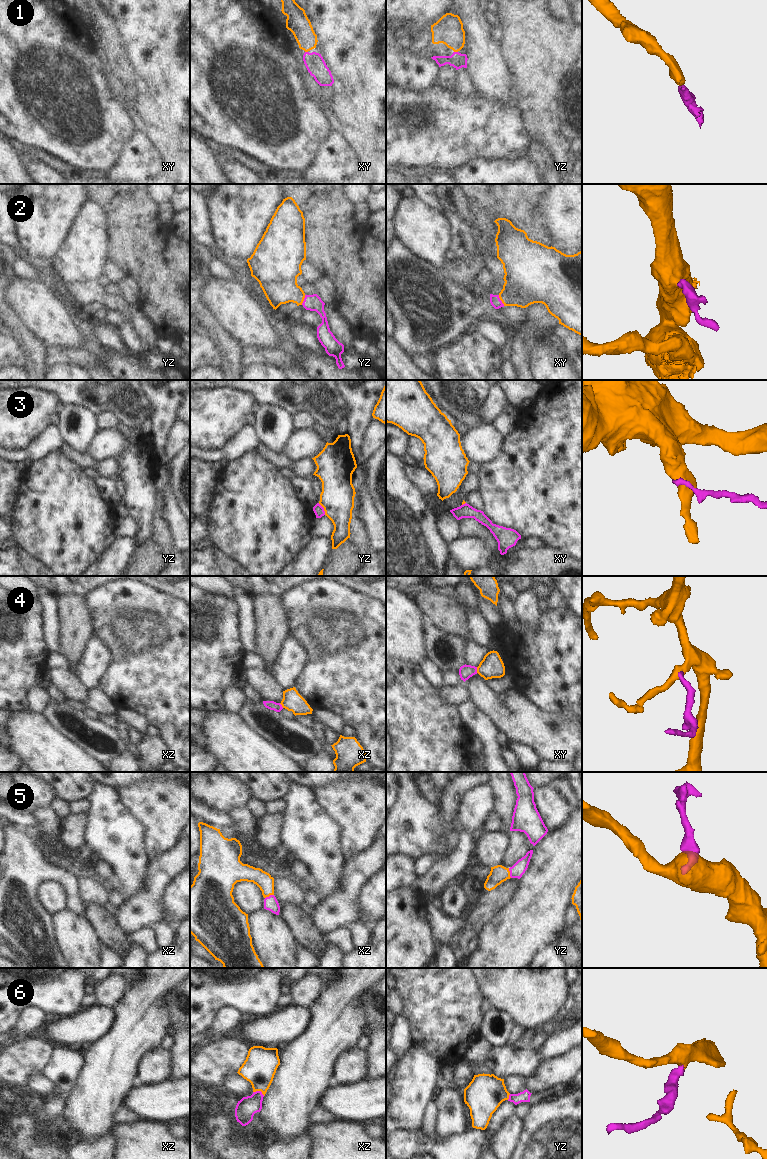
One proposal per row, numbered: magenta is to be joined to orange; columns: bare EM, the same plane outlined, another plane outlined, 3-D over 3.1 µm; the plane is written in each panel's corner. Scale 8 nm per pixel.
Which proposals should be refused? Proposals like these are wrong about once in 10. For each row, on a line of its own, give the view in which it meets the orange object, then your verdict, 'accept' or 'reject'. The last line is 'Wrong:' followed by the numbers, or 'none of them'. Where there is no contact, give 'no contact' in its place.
1: contact in yz; accept
2: contact in xy; accept
3: contact in yz; reject
4: contact in xy; accept
5: contact in yz; accept
6: contact in xz; accept
Wrong: 3

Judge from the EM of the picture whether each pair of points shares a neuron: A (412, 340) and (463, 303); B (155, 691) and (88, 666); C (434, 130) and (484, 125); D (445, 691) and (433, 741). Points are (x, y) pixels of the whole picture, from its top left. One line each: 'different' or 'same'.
A: same
B: different
C: same
D: different

